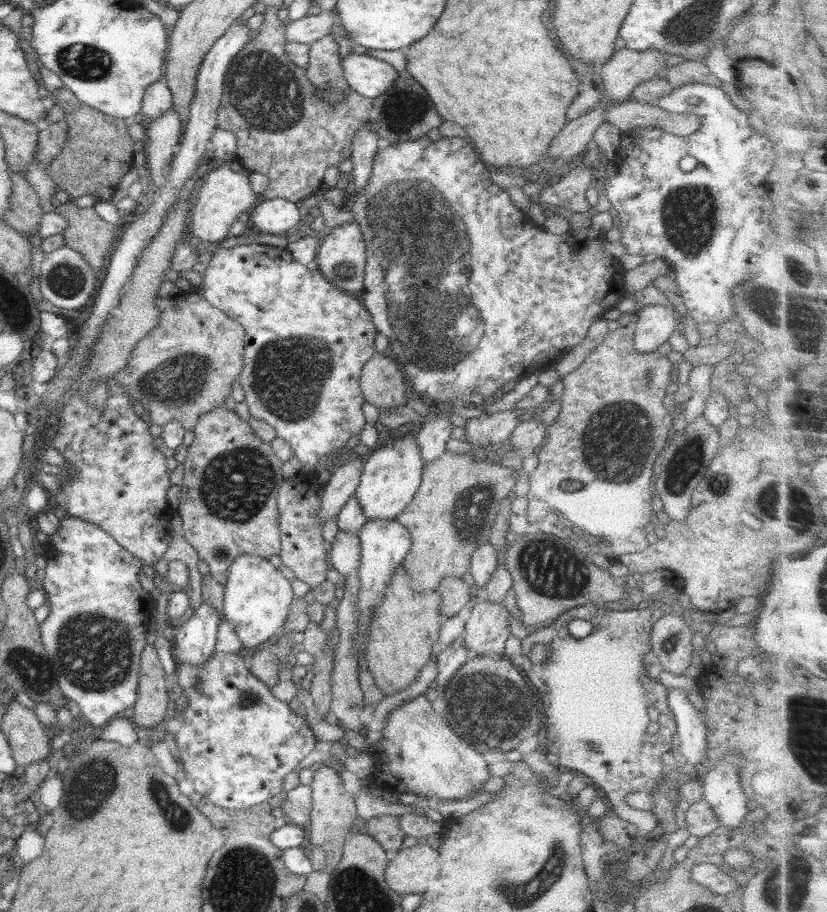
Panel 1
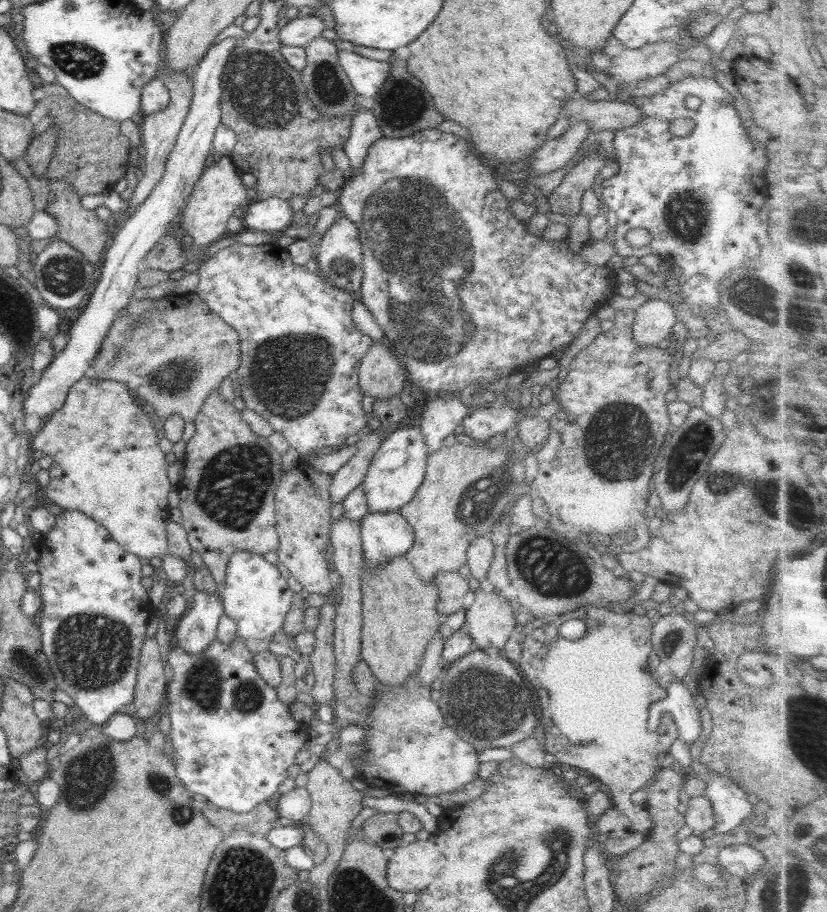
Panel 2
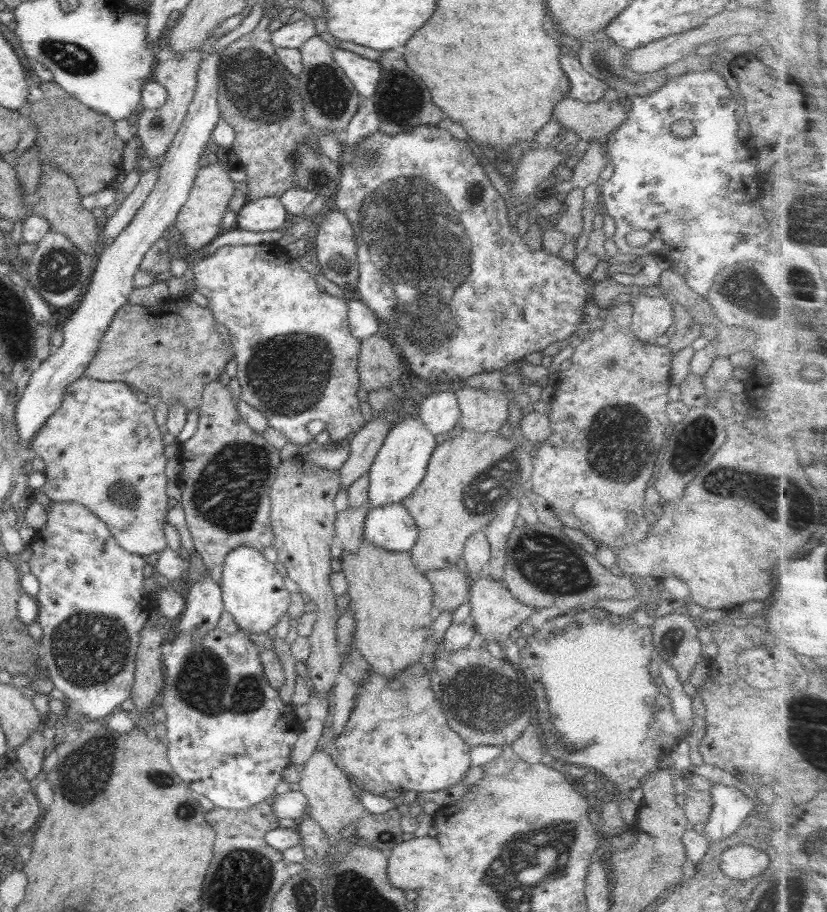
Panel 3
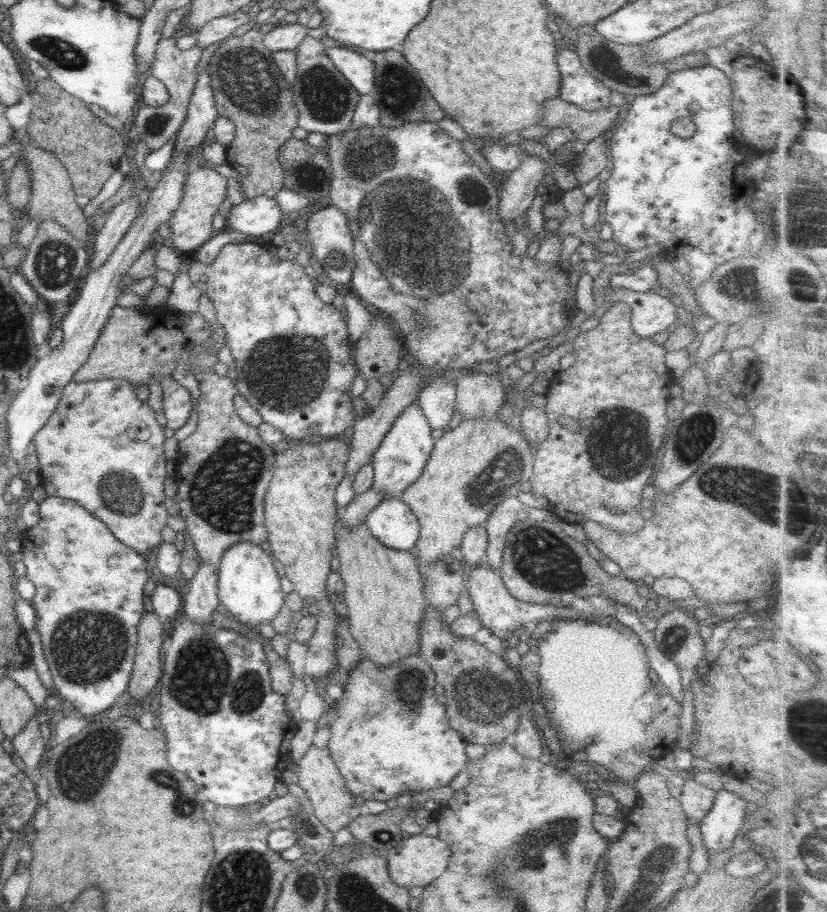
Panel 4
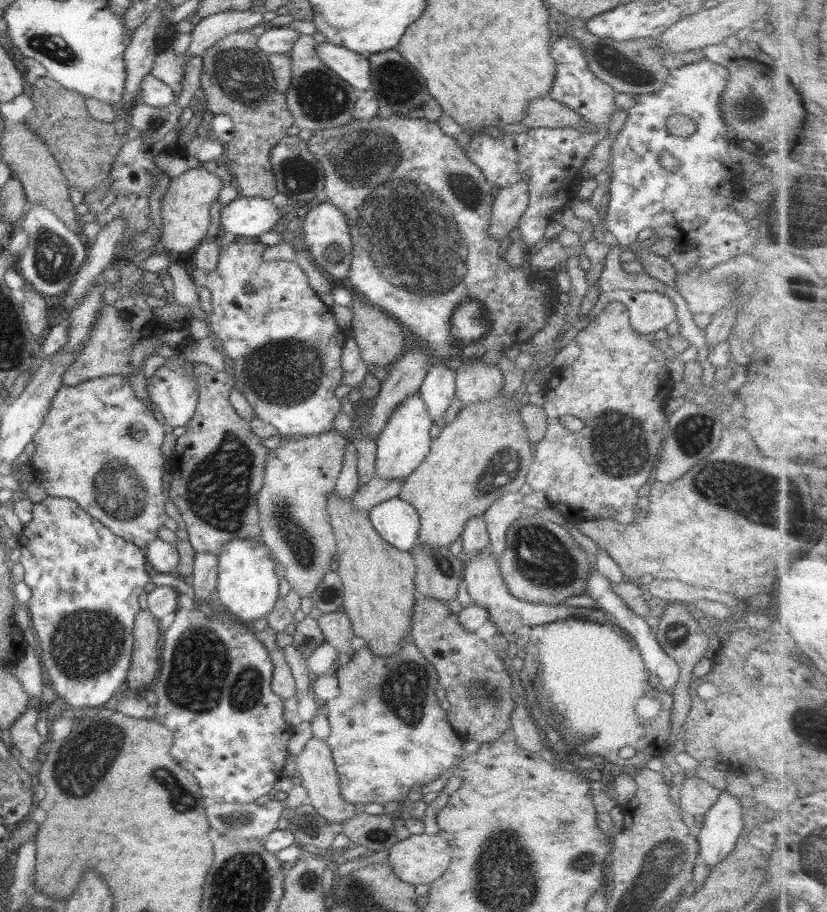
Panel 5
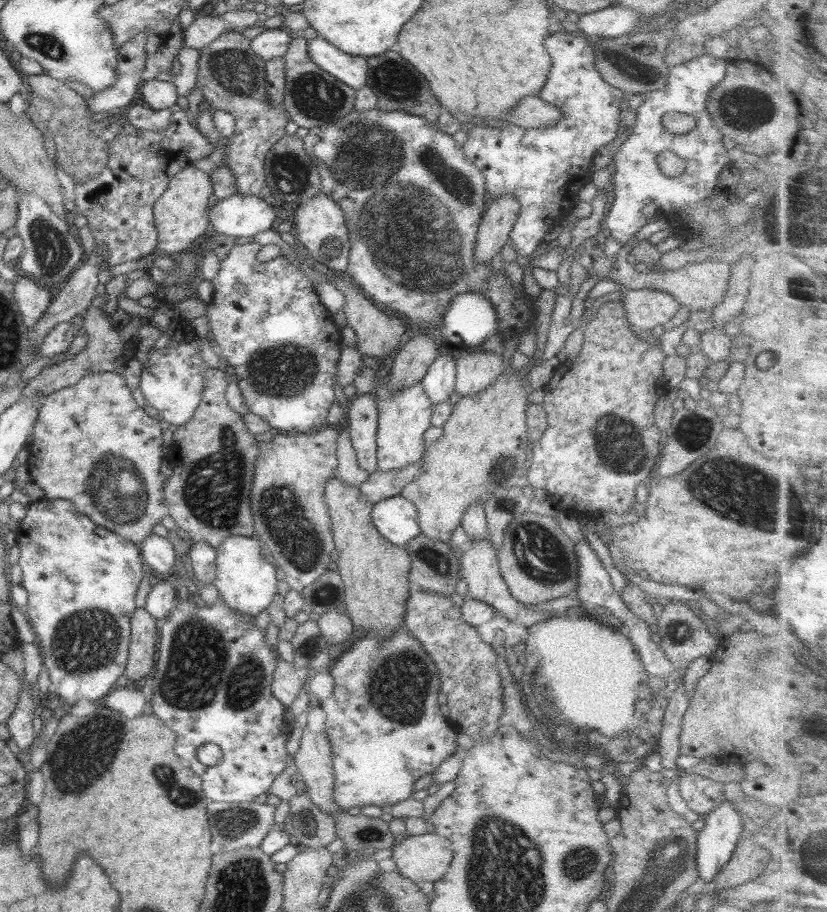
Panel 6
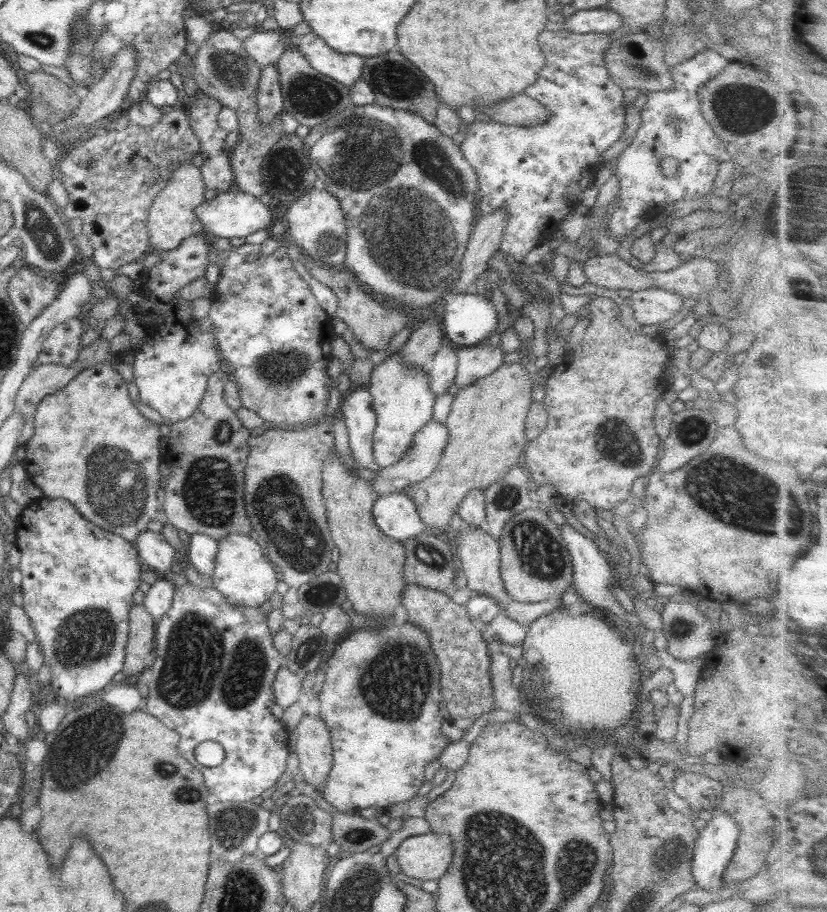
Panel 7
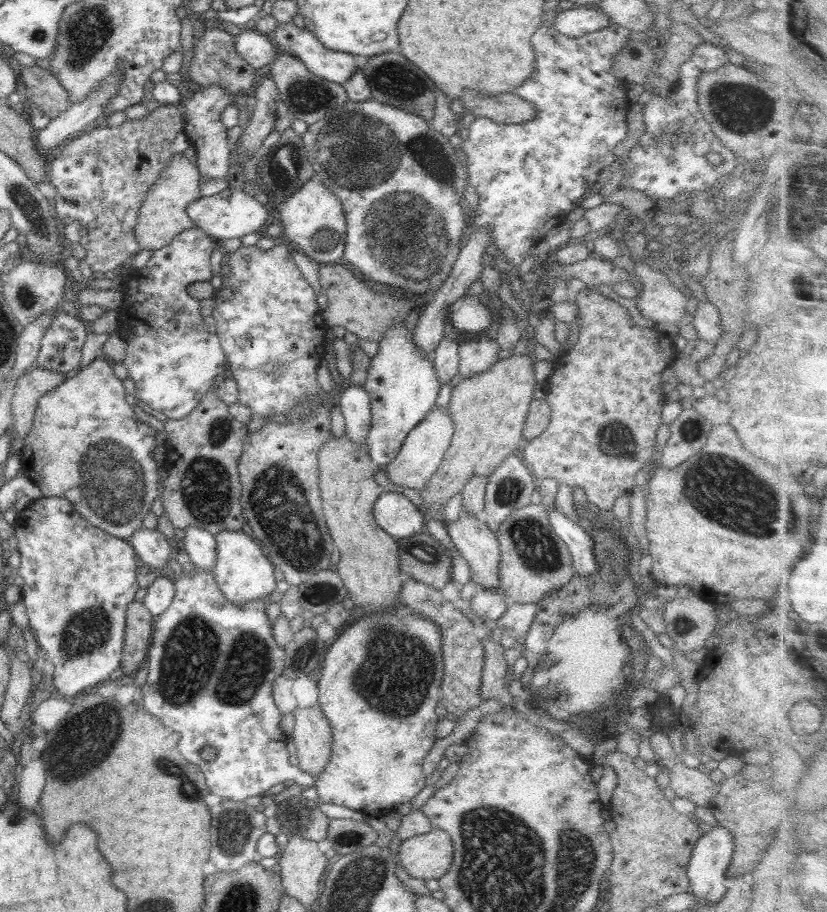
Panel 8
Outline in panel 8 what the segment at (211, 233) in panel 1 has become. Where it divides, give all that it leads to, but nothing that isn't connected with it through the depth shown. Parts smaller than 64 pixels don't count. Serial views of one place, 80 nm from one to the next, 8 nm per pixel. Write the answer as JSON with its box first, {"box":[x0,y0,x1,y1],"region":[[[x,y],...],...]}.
{"box":[134,154,201,251],"region":[[[183,154],[172,156],[172,160],[168,162],[168,168],[164,168],[158,180],[148,189],[138,211],[138,224],[134,228],[134,235],[142,251],[165,247],[180,232],[194,228],[186,207],[201,197],[200,178],[201,174],[197,166],[194,166]]]}

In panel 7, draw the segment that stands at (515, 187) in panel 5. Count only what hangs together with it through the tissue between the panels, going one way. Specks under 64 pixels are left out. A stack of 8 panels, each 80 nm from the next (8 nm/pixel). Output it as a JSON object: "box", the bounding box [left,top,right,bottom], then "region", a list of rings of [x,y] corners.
{"box":[450,208,506,293],"region":[[[503,208],[478,218],[466,243],[459,277],[450,293],[466,293],[481,285],[481,275],[499,249],[506,224],[506,211]]]}

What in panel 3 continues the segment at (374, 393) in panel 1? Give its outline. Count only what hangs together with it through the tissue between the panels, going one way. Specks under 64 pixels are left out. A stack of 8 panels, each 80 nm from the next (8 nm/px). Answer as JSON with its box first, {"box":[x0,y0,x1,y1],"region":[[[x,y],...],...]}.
{"box":[358,331,406,390],"region":[[[378,331],[361,339],[358,374],[366,390],[388,389],[392,382],[406,379],[401,356],[388,335]]]}

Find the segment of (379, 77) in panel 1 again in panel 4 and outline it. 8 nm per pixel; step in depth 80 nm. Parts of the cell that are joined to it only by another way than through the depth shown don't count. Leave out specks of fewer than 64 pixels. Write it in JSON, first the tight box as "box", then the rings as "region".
{"box":[325,47,374,94],"region":[[[326,47],[325,53],[360,94],[370,94],[374,90],[374,63],[370,55],[345,47]]]}

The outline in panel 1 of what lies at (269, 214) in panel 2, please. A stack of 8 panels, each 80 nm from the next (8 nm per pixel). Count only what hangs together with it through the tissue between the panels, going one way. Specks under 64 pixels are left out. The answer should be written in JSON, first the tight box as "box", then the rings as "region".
{"box":[250,198,304,235],"region":[[[284,198],[265,199],[250,210],[252,225],[274,235],[291,234],[304,224],[299,204]]]}

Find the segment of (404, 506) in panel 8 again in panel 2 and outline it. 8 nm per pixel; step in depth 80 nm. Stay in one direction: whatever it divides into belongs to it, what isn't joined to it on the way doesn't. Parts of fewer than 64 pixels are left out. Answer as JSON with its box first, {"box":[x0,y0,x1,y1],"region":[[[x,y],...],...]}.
{"box":[359,511,415,572],"region":[[[369,511],[359,522],[368,572],[378,572],[382,564],[404,556],[414,546],[415,532],[400,511]]]}

